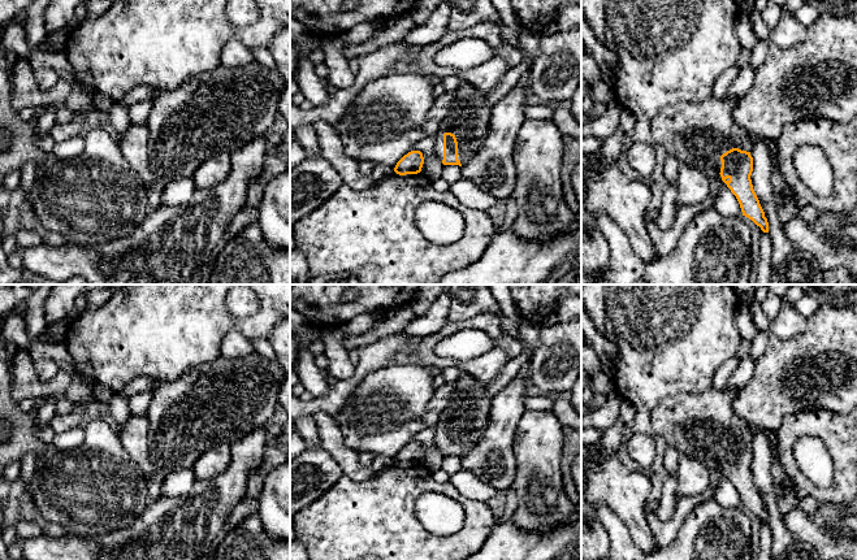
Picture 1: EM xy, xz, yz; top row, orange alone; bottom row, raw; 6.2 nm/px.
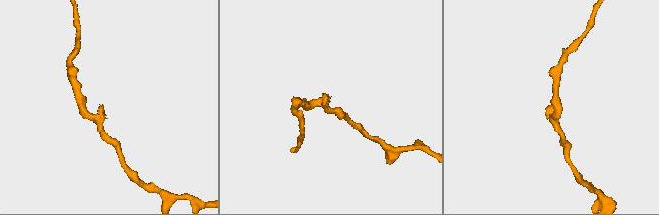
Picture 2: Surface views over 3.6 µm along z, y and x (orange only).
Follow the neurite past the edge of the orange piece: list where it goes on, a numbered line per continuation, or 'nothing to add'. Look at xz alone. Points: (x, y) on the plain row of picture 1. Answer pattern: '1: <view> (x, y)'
1: xz (468, 411)

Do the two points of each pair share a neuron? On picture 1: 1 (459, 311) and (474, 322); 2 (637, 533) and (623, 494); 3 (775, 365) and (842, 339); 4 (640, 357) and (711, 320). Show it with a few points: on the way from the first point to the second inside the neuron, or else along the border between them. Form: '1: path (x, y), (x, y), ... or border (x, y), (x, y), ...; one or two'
1: border (493, 311), (483, 311), (464, 320), (448, 322); two
2: path (635, 524), (628, 503); one
3: path (792, 356), (816, 354), (825, 348); one
4: path (658, 355), (671, 342), (682, 341), (693, 330); one

